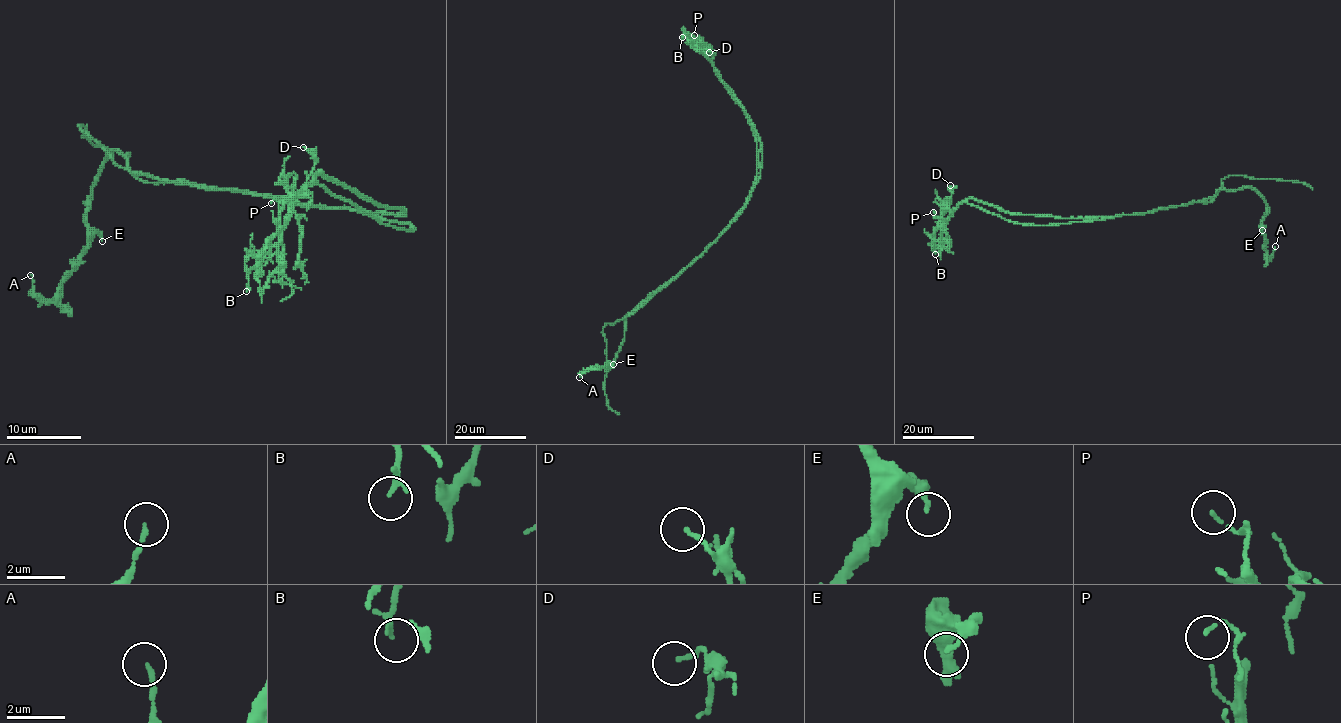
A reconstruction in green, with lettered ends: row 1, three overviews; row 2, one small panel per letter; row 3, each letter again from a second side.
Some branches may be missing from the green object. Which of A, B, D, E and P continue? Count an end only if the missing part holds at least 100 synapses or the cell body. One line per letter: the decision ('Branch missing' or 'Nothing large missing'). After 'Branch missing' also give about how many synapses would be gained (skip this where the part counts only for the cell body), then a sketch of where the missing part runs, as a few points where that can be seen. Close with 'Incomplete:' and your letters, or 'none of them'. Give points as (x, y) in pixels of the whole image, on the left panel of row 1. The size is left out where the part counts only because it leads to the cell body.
A: Nothing large missing
B: Nothing large missing
D: Nothing large missing
E: Nothing large missing
P: Nothing large missing
Incomplete: none of them

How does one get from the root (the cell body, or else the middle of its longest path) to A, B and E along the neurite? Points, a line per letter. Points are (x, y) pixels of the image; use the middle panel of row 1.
A: (727, 225), (702, 253), (626, 317), (625, 338), (613, 363), (608, 368), (607, 364), (584, 370), (579, 377)
B: (727, 225), (745, 203), (754, 181), (757, 142), (745, 111), (713, 63), (695, 40), (682, 37)
E: (727, 225), (702, 253), (652, 292), (626, 317), (622, 345), (613, 363), (606, 366), (613, 364)

